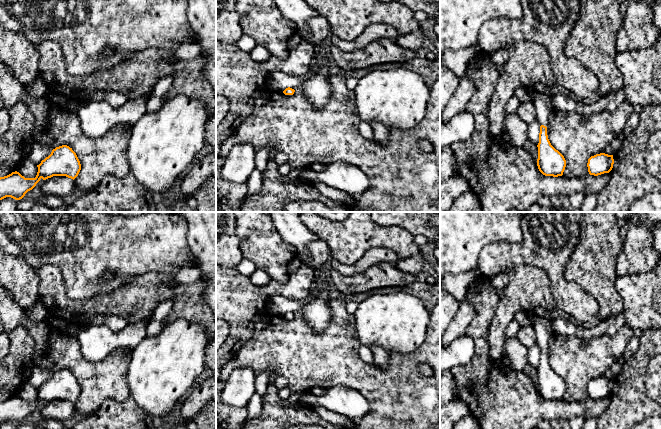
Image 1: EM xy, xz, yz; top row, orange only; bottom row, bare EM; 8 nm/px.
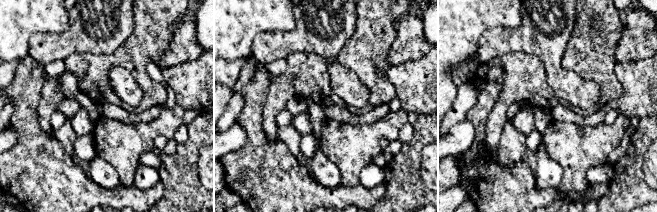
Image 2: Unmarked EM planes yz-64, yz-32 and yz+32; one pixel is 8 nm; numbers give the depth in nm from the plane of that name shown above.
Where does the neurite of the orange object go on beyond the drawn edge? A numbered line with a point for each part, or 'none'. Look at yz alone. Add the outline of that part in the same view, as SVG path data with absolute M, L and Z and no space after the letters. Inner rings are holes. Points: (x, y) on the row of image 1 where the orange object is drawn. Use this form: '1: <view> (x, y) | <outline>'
1: yz (543, 104) | M533 93L533 101L536 108L537 120L540 125L547 125L549 113L553 110L552 98L541 93Z

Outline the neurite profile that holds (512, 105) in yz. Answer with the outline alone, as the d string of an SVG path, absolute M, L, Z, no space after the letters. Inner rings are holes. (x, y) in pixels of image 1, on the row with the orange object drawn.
M513 95L510 98L510 100L506 103L506 106L505 106L506 115L516 113L519 104L520 103L518 101L518 98L515 95Z

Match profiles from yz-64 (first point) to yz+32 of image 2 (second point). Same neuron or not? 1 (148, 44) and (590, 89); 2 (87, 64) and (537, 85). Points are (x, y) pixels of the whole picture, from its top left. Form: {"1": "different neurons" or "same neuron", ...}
{"1": "different neurons", "2": "same neuron"}

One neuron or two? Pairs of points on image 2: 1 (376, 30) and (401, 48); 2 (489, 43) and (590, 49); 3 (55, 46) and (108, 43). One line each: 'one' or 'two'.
1: two
2: two
3: one

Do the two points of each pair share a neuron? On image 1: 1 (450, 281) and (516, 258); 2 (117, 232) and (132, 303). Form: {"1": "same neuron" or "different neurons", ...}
{"1": "different neurons", "2": "different neurons"}

